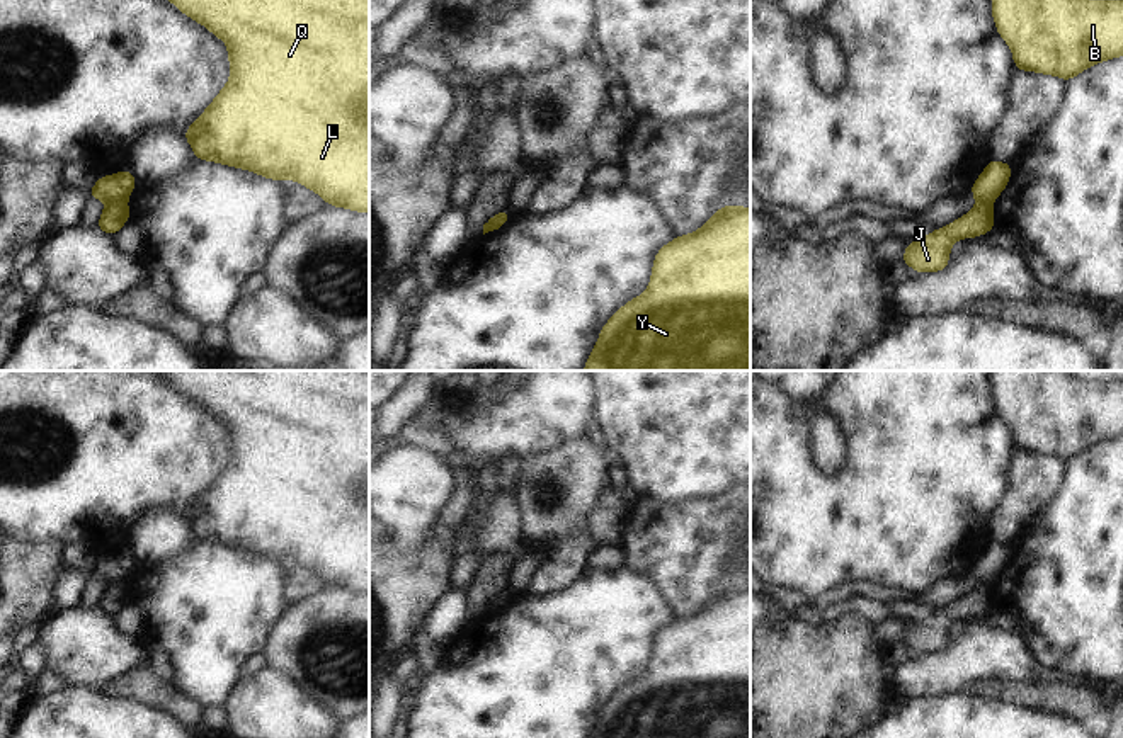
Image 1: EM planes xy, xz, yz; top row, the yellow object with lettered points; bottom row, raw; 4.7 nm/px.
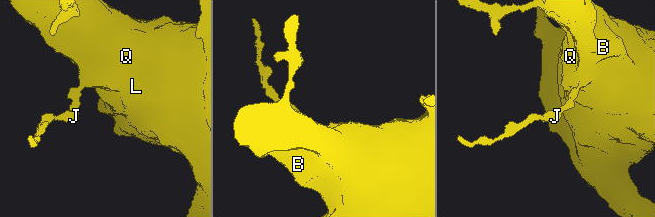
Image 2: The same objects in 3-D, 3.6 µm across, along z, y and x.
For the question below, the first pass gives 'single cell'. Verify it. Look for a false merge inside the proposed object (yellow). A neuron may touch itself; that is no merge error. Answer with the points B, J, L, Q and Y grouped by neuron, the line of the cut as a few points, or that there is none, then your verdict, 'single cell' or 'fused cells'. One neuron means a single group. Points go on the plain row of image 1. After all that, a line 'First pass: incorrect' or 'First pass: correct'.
groups B L Q Y / J; cut xy (125, 580), (114, 580), (108, 585); fused cells
First pass: incorrect

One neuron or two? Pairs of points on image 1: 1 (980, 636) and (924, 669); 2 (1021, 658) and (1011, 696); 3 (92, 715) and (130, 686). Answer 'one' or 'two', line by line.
1: one
2: two
3: two

